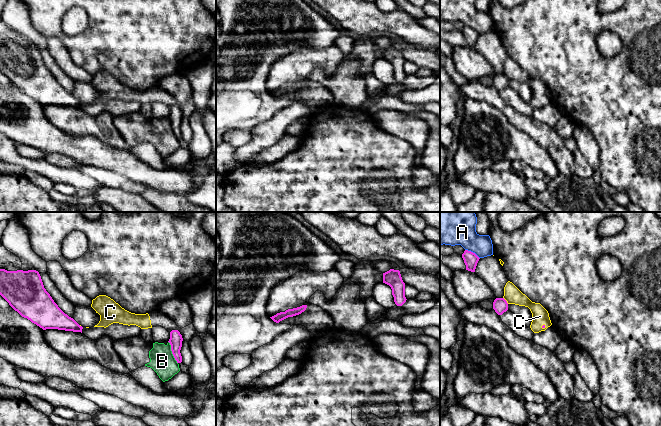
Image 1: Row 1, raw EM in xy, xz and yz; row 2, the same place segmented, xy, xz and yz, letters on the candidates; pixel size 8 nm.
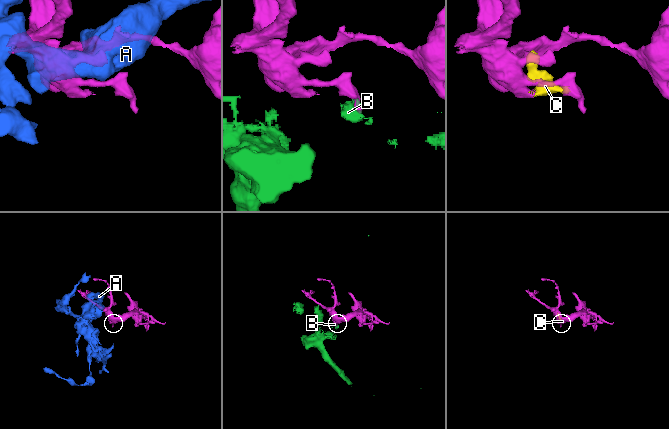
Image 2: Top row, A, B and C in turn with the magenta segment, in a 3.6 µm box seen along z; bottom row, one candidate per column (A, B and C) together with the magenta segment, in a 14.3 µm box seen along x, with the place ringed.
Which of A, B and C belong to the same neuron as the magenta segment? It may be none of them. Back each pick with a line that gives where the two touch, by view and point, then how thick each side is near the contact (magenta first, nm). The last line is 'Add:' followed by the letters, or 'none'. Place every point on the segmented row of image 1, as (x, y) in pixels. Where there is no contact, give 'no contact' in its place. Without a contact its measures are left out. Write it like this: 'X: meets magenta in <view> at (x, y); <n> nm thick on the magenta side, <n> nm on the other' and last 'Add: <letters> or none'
C: meets magenta in yz at (505, 300); 120 nm thick on the magenta side, 140 nm on the other
Add: C

